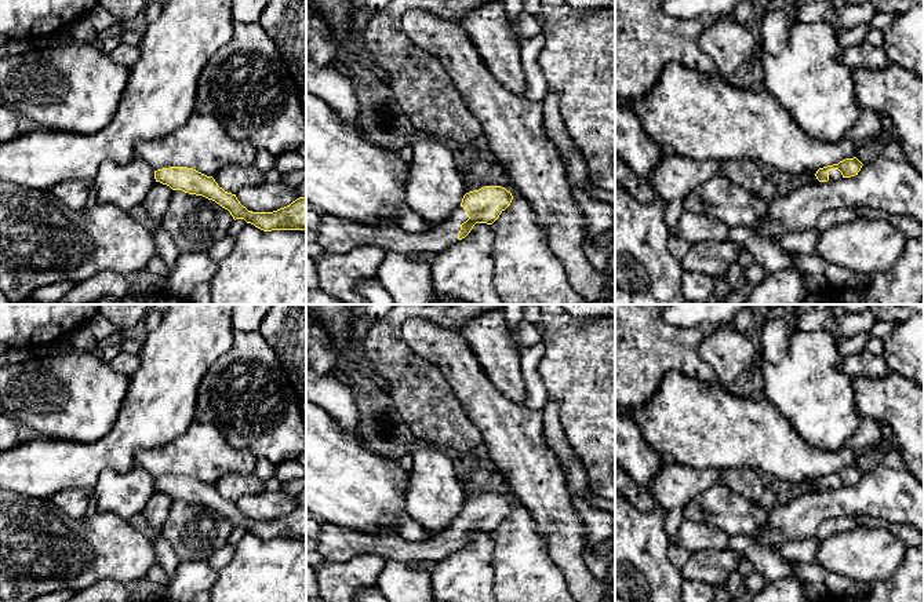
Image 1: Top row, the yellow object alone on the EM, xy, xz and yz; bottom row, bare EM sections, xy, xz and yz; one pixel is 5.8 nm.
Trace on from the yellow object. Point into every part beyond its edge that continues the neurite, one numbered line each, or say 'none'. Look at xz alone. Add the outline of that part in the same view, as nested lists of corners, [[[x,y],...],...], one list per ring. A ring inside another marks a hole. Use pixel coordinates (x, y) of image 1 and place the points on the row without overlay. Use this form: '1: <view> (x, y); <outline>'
1: xz (334, 543); [[[459,514],[452,525],[439,536],[412,541],[403,539],[400,534],[378,536],[337,523],[321,522],[319,536],[314,541],[316,551],[331,562],[348,562],[363,554],[382,561],[440,562],[458,550],[461,533],[468,528],[466,519]]]

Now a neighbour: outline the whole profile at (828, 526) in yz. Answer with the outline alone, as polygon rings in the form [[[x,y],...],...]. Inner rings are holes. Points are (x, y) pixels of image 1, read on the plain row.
[[[843,515],[838,518],[826,518],[819,523],[815,537],[819,541],[822,541],[837,532],[850,530],[856,526],[859,526],[856,518],[851,515]]]

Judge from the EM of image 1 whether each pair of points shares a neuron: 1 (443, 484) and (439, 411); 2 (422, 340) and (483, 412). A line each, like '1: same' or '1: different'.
1: different
2: same

